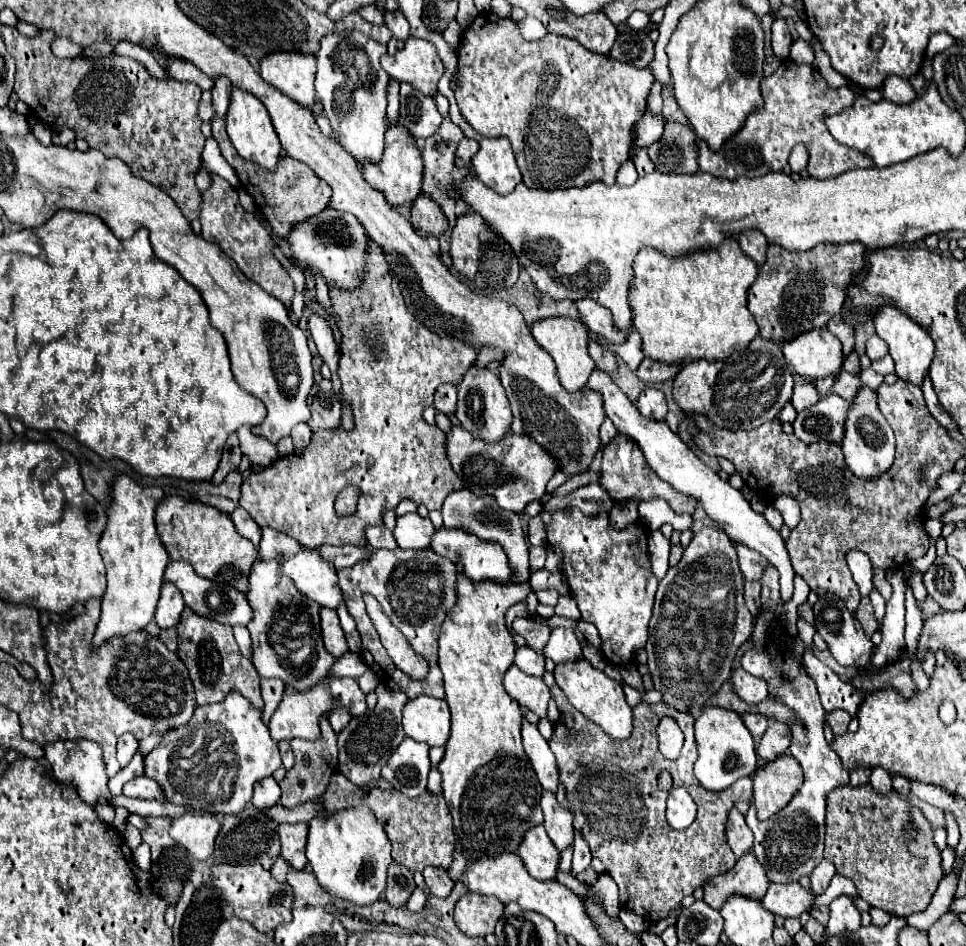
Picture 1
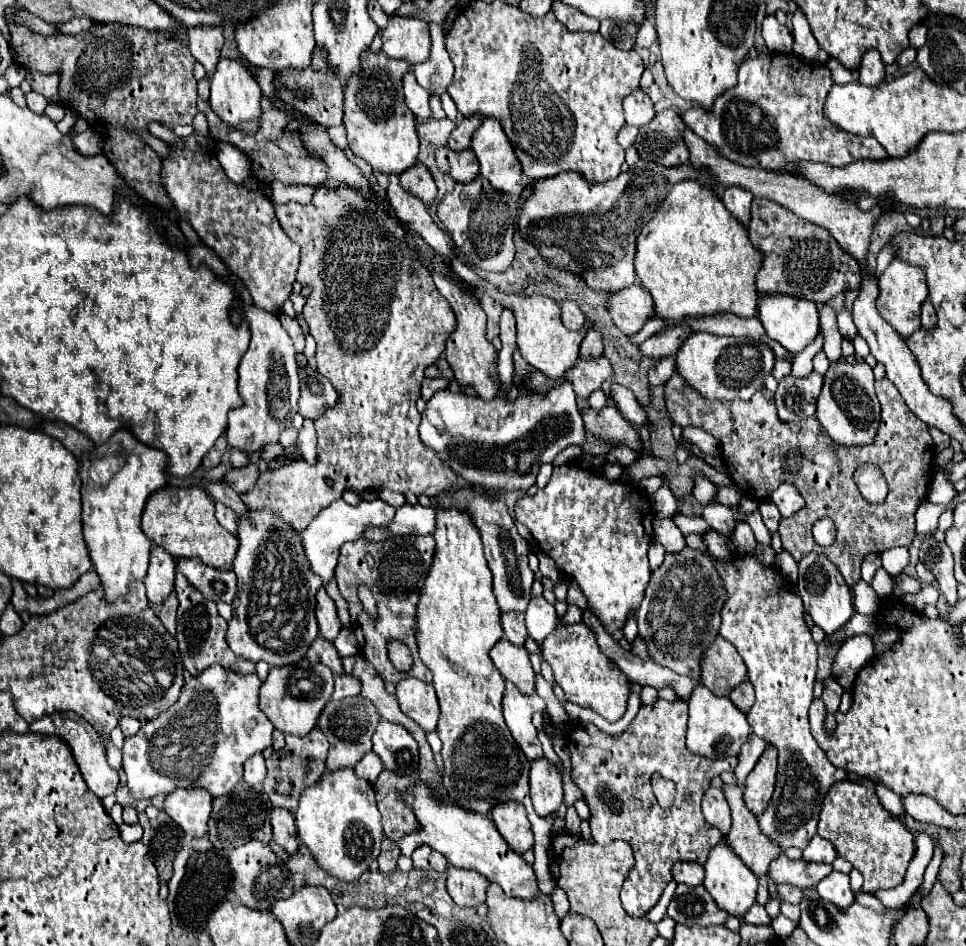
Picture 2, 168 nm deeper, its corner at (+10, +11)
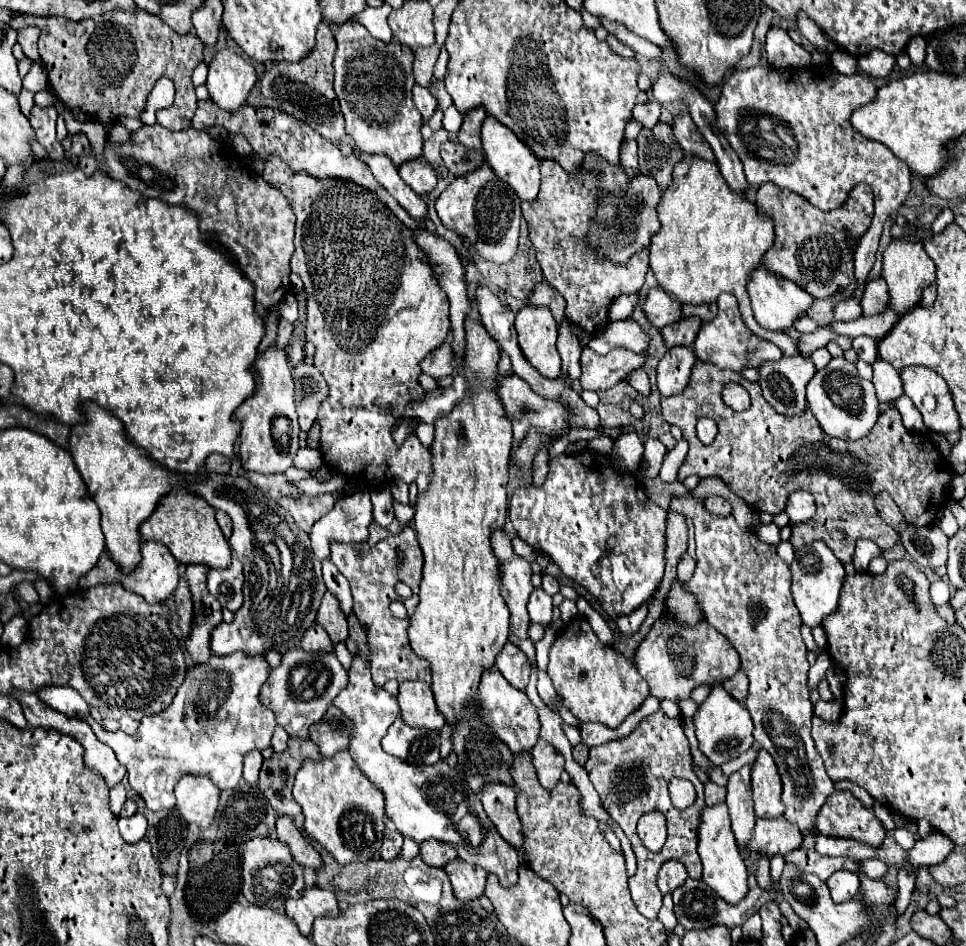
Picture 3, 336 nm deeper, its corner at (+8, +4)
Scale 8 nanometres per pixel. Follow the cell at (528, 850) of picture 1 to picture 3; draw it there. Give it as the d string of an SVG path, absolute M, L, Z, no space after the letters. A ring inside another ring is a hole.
M486 784L482 788L482 806L498 828L500 836L514 848L522 848L522 824L516 814L516 792L506 784Z

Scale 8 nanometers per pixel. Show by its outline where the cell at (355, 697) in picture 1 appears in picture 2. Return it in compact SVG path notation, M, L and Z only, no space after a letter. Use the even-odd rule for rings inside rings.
M318 635L318 639L312 643L312 647L308 649L308 661L322 661L326 667L330 667L330 671L334 675L342 675L342 657L338 655L338 651L334 649L334 645L330 641L326 641L324 637Z

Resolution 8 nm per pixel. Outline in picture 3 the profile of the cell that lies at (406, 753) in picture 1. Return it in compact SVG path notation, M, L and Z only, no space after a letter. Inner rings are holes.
M398 718L382 738L382 748L410 764L434 764L440 760L440 732L412 728Z

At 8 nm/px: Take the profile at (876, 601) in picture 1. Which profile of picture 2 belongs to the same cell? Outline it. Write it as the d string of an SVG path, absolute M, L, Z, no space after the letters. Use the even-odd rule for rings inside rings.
M870 553L864 557L862 561L862 579L870 585L874 579L874 573L880 569L880 555L878 553Z

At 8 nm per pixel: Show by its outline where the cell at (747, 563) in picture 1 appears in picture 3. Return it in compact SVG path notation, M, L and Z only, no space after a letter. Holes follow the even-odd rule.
M708 496L706 506L710 512L714 512L718 516L728 516L728 512L732 512L732 506L722 496Z

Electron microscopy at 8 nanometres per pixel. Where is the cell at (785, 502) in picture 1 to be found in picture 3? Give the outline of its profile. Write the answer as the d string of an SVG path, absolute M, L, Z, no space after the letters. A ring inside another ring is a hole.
M804 490L792 492L788 496L788 502L786 502L786 512L788 512L792 524L808 522L814 516L814 512L816 512L814 498L808 492L804 492Z

